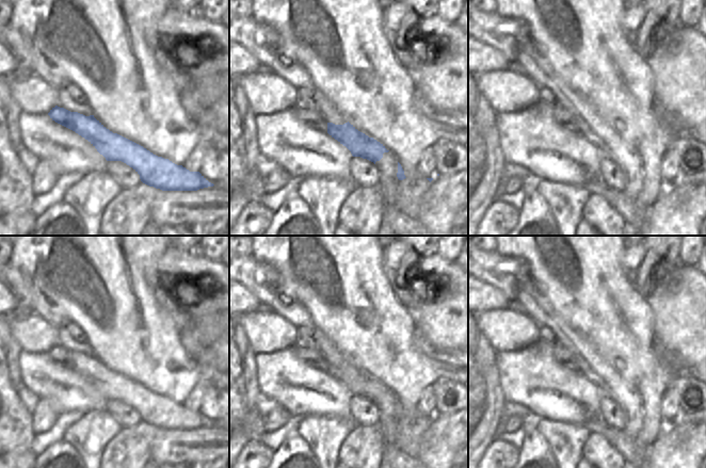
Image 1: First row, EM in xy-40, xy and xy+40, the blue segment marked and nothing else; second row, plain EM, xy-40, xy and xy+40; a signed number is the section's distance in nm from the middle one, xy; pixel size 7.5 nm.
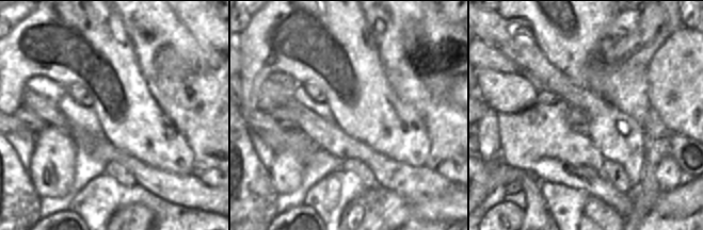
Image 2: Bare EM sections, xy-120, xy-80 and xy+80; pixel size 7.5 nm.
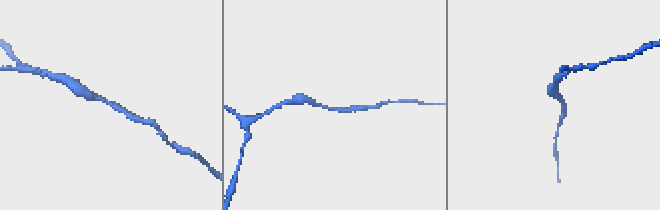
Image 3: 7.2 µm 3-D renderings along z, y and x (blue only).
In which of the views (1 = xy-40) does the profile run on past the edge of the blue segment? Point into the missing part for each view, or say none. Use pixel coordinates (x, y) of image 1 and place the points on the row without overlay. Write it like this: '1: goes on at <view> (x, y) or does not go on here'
1: does not go on here

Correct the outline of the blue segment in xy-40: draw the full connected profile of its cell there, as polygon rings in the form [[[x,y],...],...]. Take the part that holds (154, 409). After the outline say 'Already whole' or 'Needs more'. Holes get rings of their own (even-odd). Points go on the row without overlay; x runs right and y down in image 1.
[[[55,344],[48,352],[55,361],[75,370],[87,378],[107,400],[122,400],[132,406],[143,422],[160,427],[162,430],[197,430],[199,427],[213,425],[199,410],[190,410],[182,404],[177,404],[158,396],[143,385],[107,368],[94,354],[85,355],[78,351],[70,351]]]. Already whole.

